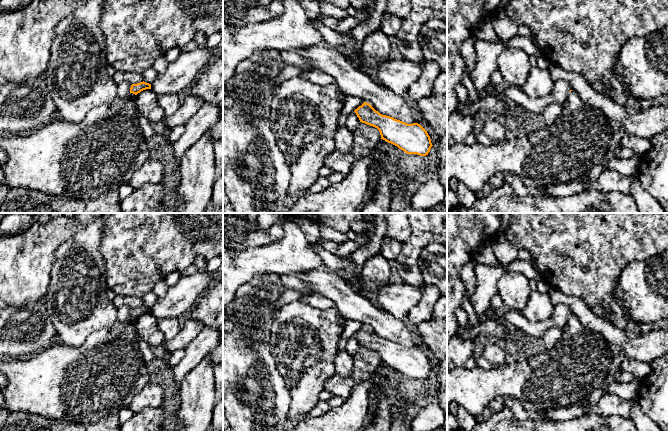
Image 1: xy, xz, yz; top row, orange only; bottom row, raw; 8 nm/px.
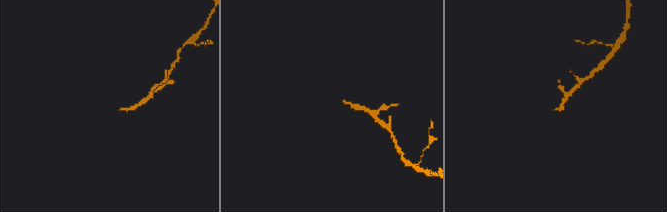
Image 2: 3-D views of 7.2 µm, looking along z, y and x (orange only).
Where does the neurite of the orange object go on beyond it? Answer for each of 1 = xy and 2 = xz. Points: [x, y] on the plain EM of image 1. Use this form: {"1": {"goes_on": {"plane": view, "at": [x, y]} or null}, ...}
{"1": {"goes_on": {"plane": "xy", "at": [84, 384]}}, "2": {"goes_on": null}}

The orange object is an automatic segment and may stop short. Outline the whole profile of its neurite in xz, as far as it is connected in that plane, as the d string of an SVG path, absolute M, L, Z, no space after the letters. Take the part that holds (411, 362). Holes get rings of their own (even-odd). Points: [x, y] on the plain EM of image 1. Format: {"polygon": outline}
{"polygon": "M366 326L354 336L360 346L377 352L381 363L397 370L407 378L426 380L433 370L427 355L418 347L407 348L382 339Z"}

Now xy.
{"polygon": "M144 305L132 308L127 321L117 321L110 328L92 333L79 347L57 341L27 359L1 361L0 374L6 377L7 385L0 393L6 409L9 412L26 412L74 423L94 423L111 413L119 412L122 407L129 406L133 398L150 384L147 364L140 353L136 331L136 319L146 313L151 313L151 308Z"}

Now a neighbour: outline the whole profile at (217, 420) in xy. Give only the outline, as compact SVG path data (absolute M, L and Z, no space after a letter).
M223 399L220 402L215 403L211 427L215 431L223 431Z

